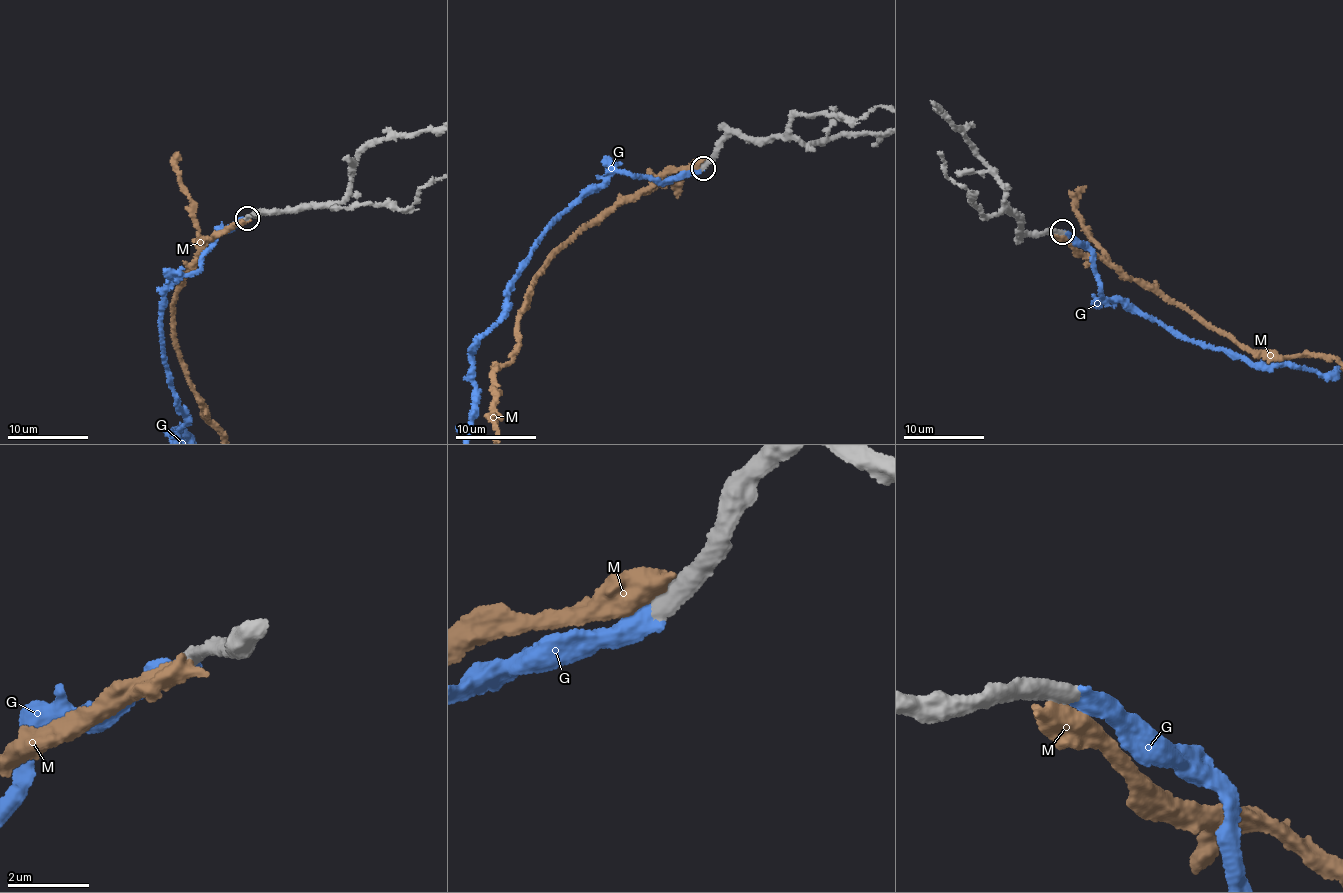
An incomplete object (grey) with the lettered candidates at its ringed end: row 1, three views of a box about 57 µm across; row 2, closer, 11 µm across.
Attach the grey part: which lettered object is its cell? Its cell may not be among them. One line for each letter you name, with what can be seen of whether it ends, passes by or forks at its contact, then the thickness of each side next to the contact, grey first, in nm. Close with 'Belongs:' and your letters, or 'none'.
G: it ends; calibres 400 and 480 nm
Belongs: G

